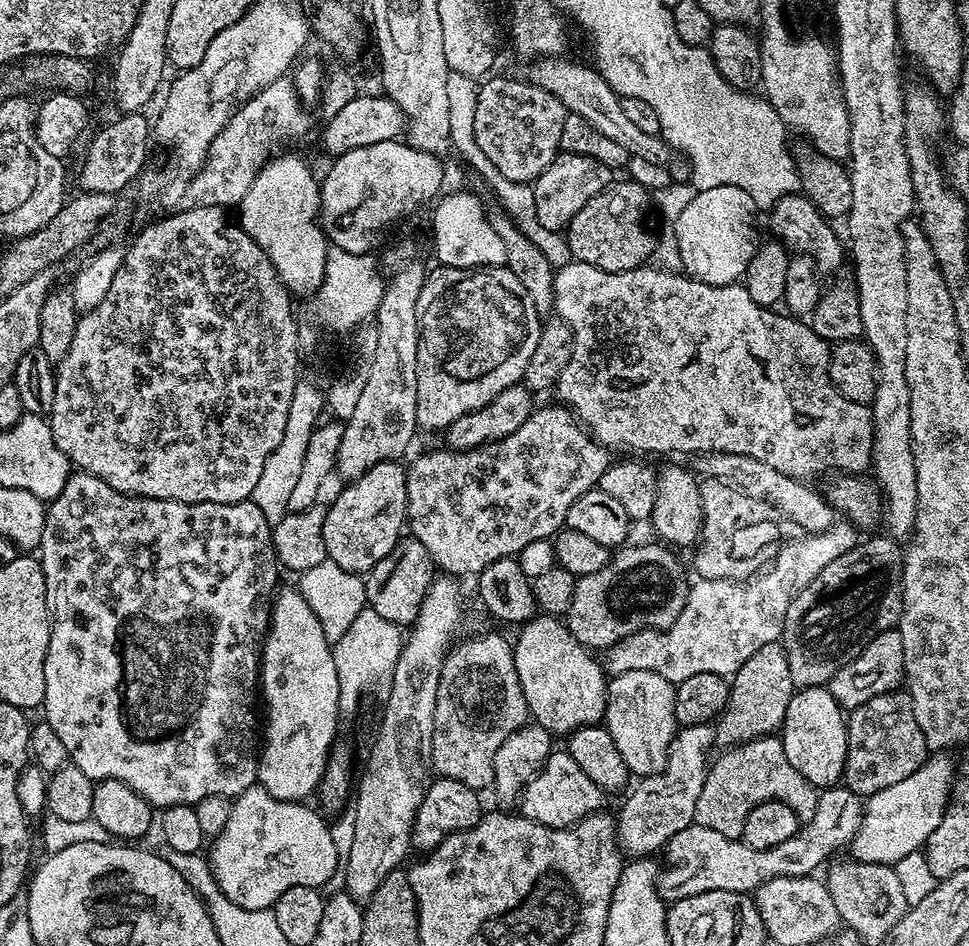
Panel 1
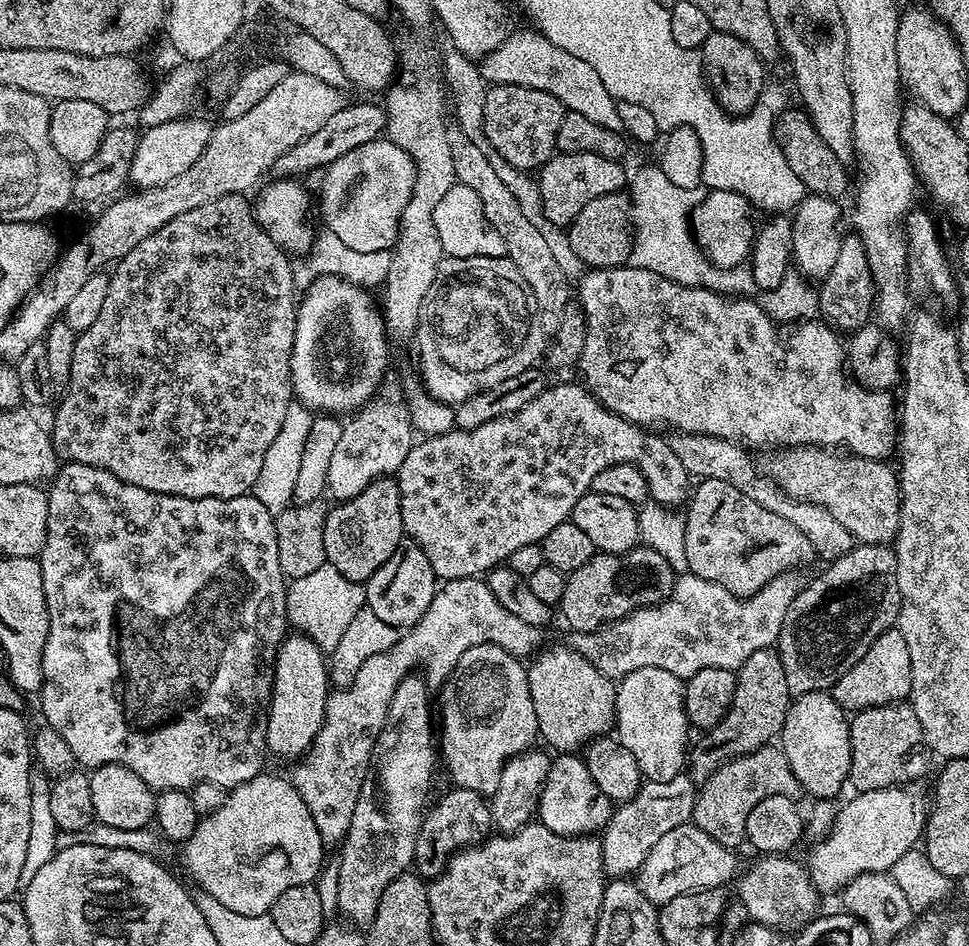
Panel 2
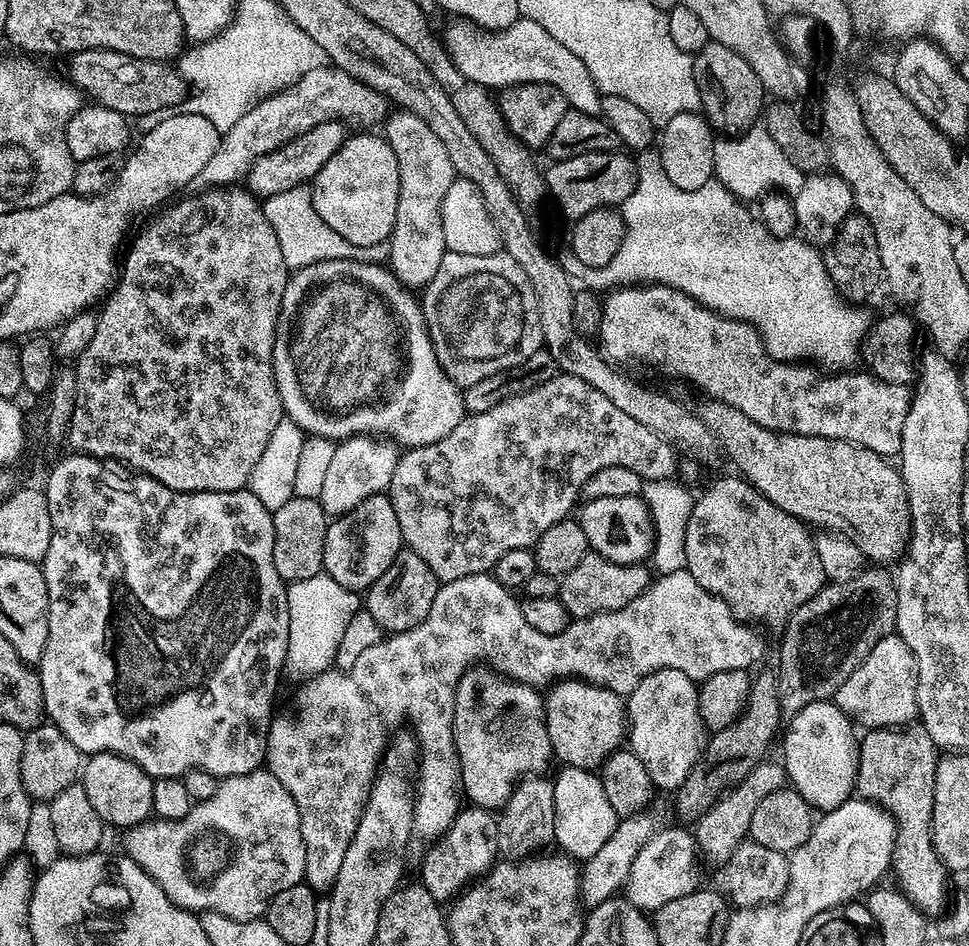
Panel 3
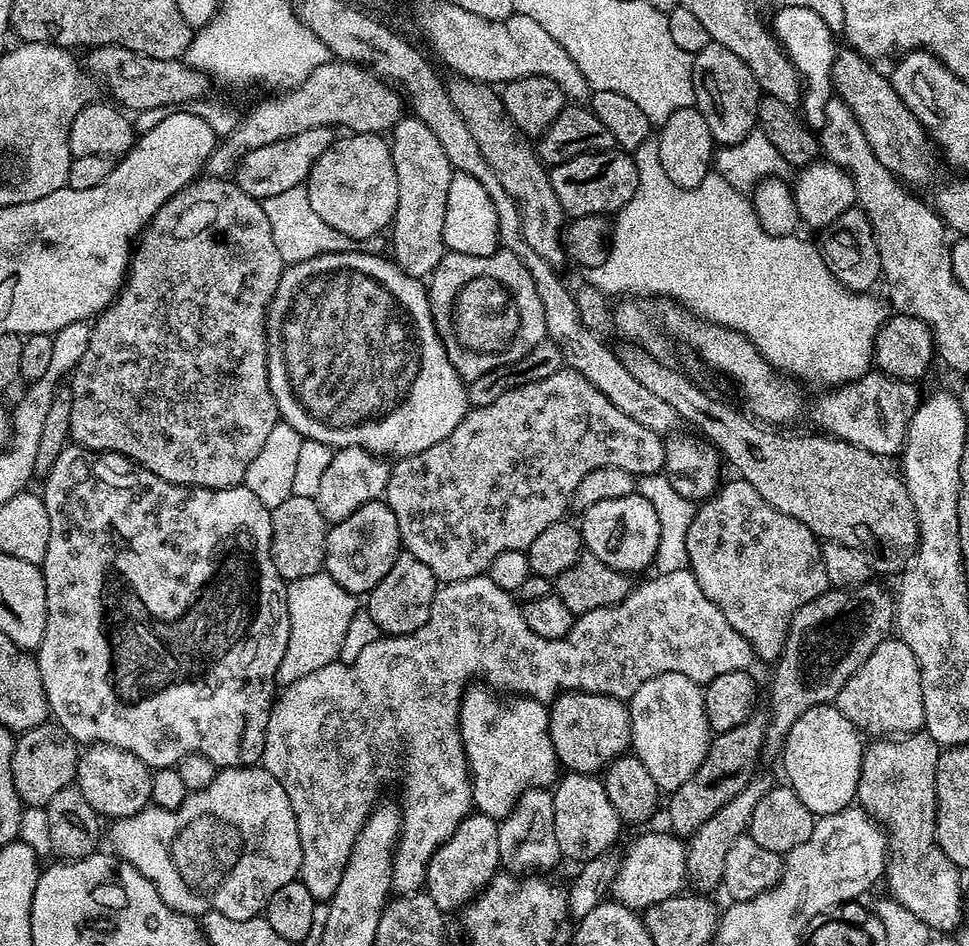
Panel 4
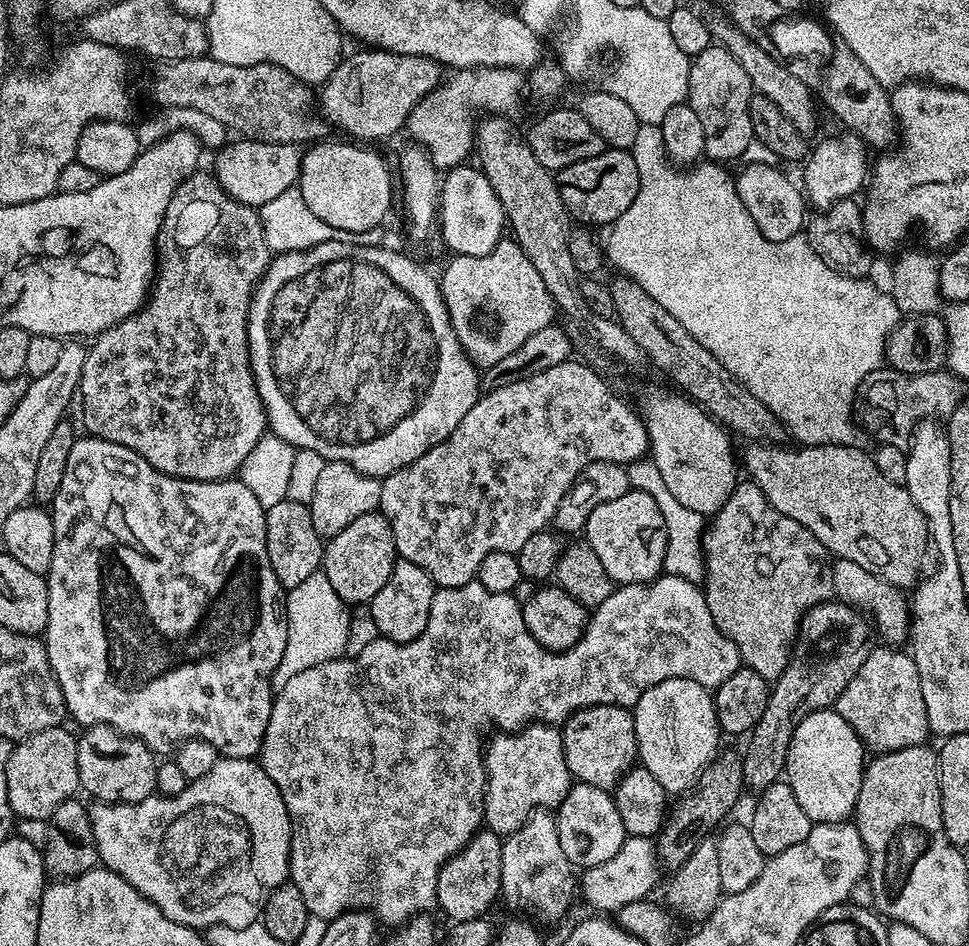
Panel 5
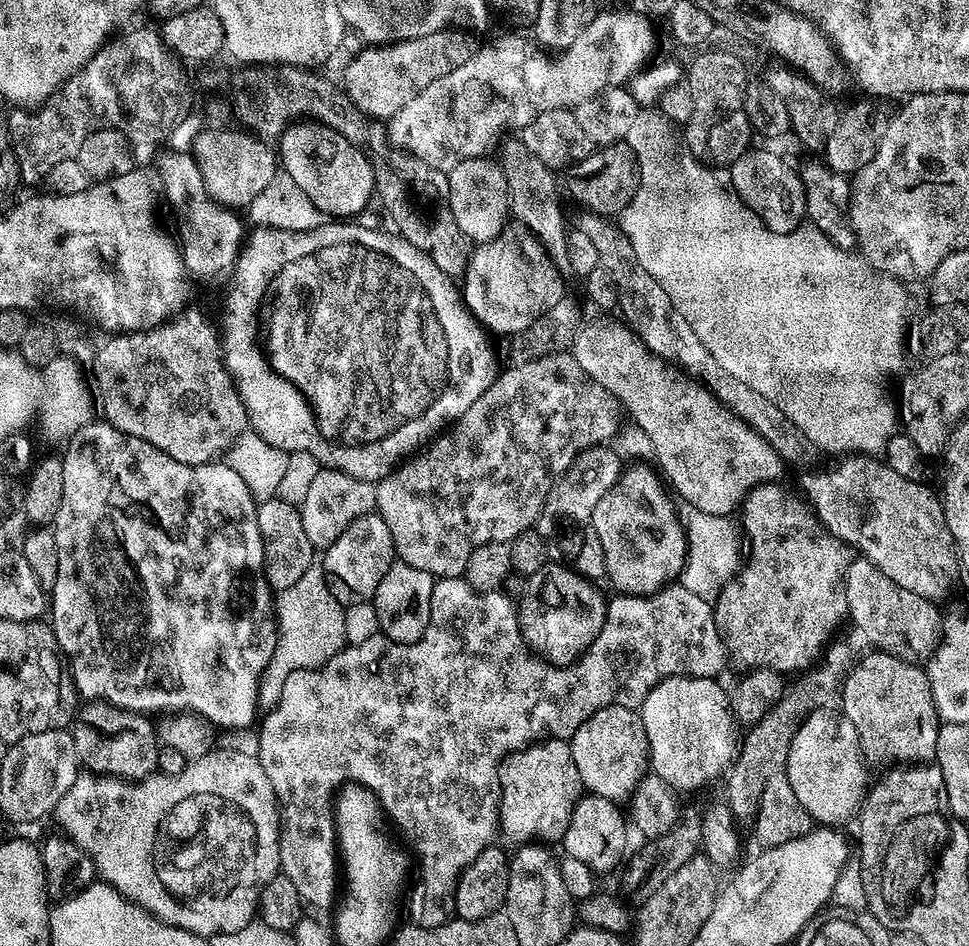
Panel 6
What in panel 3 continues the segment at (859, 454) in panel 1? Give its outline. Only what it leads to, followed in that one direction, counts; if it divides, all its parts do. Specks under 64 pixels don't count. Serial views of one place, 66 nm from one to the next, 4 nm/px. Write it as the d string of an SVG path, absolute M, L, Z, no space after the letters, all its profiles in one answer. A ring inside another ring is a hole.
M664 284L617 286L603 297L600 308L598 348L604 359L613 365L645 364L648 368L657 368L664 376L689 380L698 391L705 392L708 400L721 400L734 406L734 410L746 414L750 422L758 422L758 426L775 432L845 440L866 450L874 450L874 454L885 458L900 455L902 426L912 401L909 385L887 384L864 370L856 373L840 370L837 376L823 376L811 368L811 363L775 360L768 353L755 324L724 316L698 303L694 297Z

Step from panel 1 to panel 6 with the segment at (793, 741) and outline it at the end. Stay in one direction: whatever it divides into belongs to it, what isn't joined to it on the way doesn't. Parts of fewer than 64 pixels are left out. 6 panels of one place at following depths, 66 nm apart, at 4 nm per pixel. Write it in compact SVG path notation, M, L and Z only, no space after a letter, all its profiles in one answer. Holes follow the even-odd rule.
M825 710L810 714L810 718L802 722L798 734L794 734L794 742L790 742L790 758L786 762L783 773L788 777L798 802L806 806L806 810L817 825L840 826L843 820L848 820L851 816L853 819L864 803L866 789L870 784L867 770L869 771L865 758L860 753L858 730L854 730L854 726L839 711Z

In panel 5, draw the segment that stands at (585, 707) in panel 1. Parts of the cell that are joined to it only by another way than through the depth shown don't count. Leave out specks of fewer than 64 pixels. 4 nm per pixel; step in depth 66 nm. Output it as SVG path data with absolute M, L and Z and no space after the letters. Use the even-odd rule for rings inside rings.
M599 704L578 710L562 725L566 766L581 784L615 789L616 784L637 763L636 731L632 712L617 704Z

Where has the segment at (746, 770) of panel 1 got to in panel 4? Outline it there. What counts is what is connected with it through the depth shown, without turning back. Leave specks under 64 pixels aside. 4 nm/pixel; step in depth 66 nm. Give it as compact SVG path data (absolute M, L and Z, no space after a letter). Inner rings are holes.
M763 774L757 775L738 795L730 798L730 802L726 802L726 806L722 806L722 810L718 810L718 814L706 818L706 822L702 822L702 826L690 837L690 843L687 845L687 883L691 887L692 884L696 887L693 889L708 894L711 893L711 888L719 889L721 887L726 866L726 850L730 850L730 846L739 836L747 833L748 823L754 814L754 806L758 806L760 799L768 793L769 787L770 781Z

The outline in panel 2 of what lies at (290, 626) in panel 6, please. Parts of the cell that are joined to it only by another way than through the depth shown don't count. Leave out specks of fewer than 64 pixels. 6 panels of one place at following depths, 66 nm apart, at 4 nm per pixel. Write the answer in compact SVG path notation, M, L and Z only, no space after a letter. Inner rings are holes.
M327 562L311 574L306 574L306 578L291 581L287 585L286 595L291 627L310 637L325 654L330 654L334 646L338 646L354 614L366 607L364 584L338 574L338 570L334 570L334 566Z

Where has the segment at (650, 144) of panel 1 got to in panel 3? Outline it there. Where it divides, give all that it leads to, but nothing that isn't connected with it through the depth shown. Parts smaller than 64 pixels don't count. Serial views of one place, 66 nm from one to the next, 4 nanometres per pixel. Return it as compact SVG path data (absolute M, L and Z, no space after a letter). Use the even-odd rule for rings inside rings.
M518 19L502 32L483 34L466 22L448 24L442 36L454 66L472 82L489 90L503 90L515 84L549 84L566 98L569 109L600 116L602 93L590 76L590 70L558 38L546 34L533 20Z

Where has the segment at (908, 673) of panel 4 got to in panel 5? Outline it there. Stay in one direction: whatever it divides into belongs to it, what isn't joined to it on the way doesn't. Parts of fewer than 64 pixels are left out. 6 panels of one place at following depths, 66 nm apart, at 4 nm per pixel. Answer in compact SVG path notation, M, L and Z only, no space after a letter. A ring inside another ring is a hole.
M876 646L872 653L862 662L858 674L850 678L846 690L837 698L834 710L850 722L850 726L858 734L865 749L869 753L879 754L902 750L906 746L918 746L925 743L930 736L928 718L926 716L926 702L922 698L922 682L918 674L918 666L915 659L907 651L896 646Z

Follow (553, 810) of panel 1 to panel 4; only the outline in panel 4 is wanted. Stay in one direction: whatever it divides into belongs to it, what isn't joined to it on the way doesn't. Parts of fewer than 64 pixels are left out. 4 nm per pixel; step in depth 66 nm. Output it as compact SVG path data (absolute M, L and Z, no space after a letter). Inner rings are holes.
M568 772L559 777L552 792L554 806L554 834L565 857L577 862L593 860L605 855L620 836L622 821L606 798L603 779L582 772Z

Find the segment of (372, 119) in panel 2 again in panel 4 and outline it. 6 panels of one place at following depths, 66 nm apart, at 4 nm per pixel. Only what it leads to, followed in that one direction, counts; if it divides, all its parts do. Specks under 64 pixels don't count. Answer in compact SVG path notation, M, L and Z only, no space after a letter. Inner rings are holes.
M311 128L302 130L302 134L294 134L285 140L270 142L270 146L258 146L258 150L250 150L240 157L234 169L234 183L246 194L250 194L261 202L287 197L288 192L307 181L310 170L322 154L334 143L333 129Z

